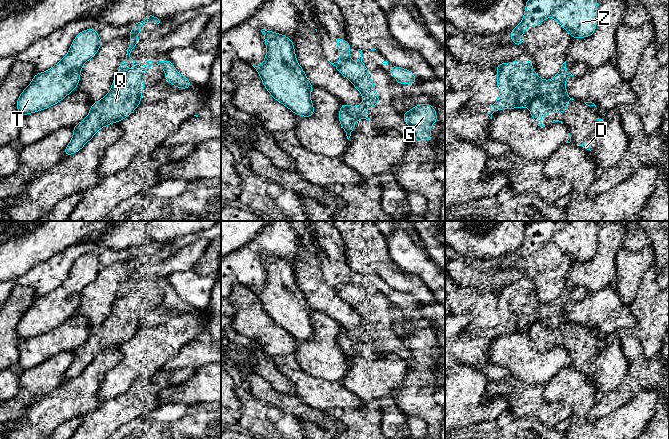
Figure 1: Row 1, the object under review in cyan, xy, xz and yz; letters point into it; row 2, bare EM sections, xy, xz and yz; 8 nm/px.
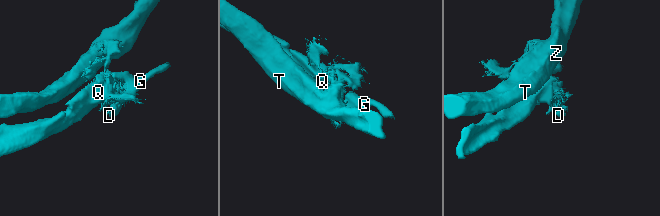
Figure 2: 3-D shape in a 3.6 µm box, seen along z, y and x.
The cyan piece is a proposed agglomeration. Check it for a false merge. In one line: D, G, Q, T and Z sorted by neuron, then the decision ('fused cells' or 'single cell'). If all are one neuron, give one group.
D G T Z / Q | fused cells

